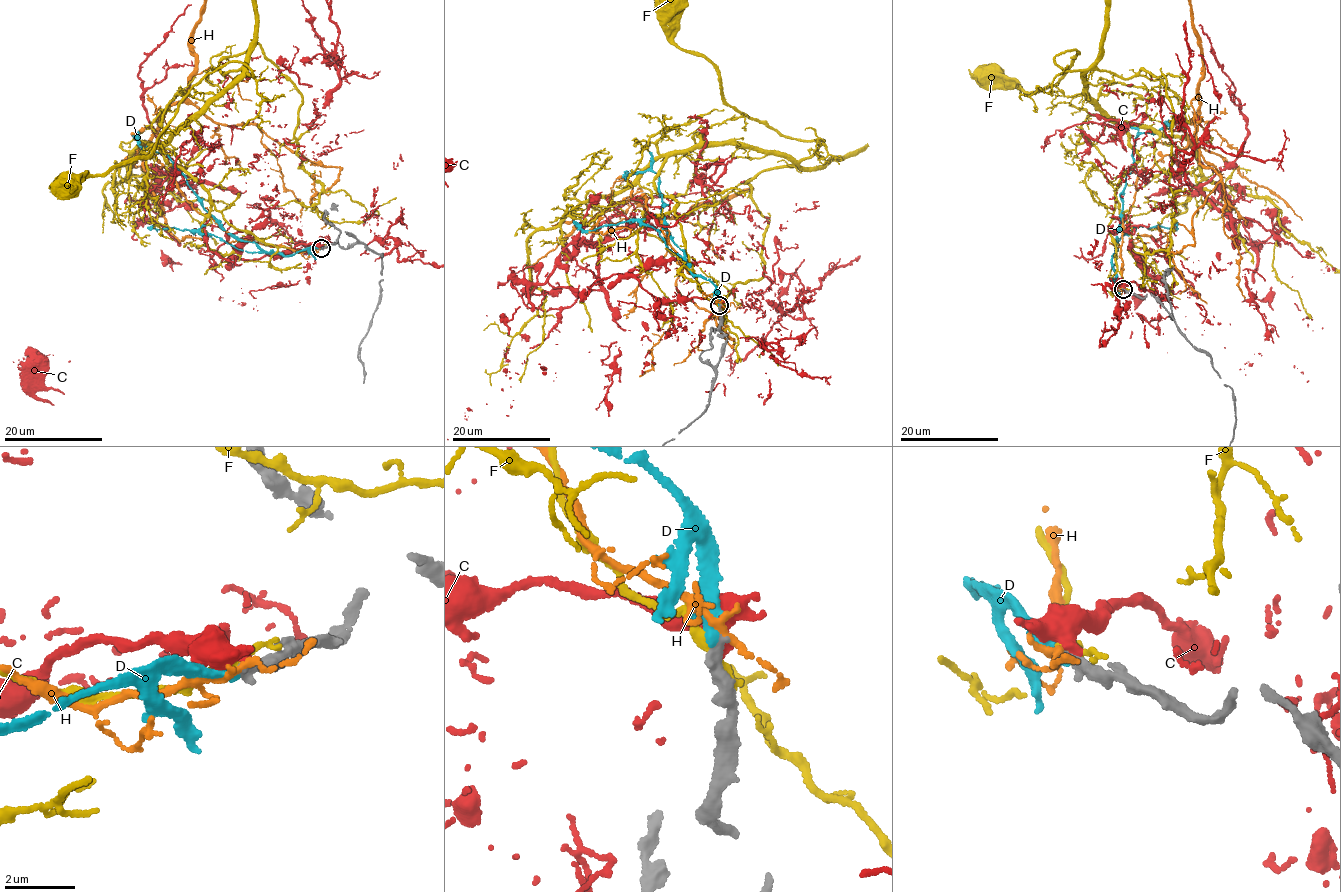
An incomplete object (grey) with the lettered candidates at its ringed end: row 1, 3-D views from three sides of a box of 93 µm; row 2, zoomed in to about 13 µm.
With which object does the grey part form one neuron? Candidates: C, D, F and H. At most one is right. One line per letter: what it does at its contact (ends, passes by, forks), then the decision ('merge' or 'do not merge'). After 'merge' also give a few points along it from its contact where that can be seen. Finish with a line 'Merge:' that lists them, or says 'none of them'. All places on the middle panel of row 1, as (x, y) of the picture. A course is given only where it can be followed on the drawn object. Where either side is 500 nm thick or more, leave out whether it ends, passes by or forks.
C: do not merge
D: it ends; merge; course (720, 304), (717, 289), (711, 282), (692, 275), (683, 250), (667, 232), (656, 173), (647, 169), (625, 177)
F: it passes by; do not merge
H: it forks; do not merge
Merge: D

